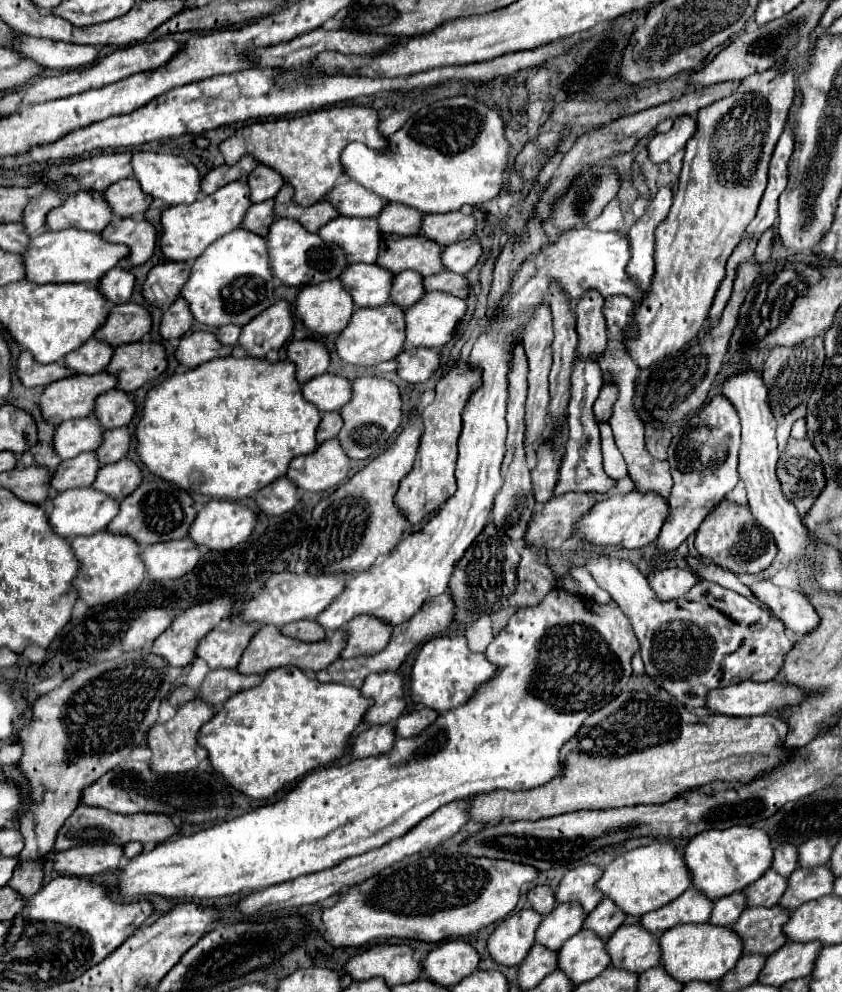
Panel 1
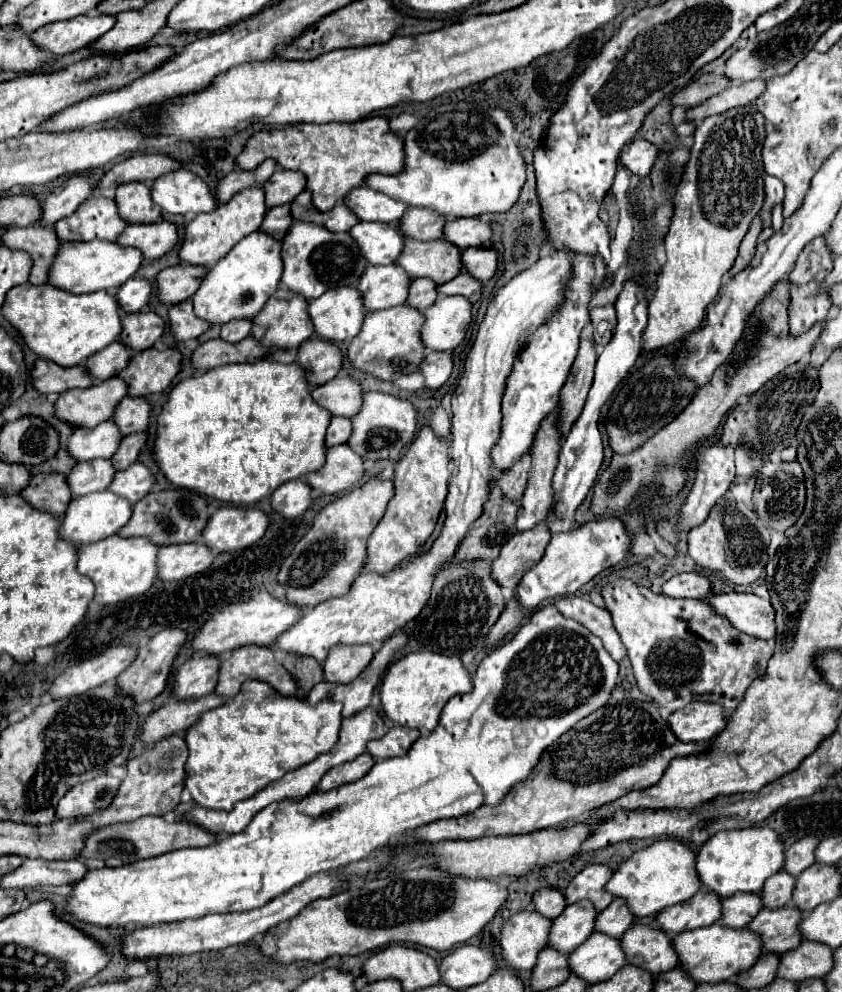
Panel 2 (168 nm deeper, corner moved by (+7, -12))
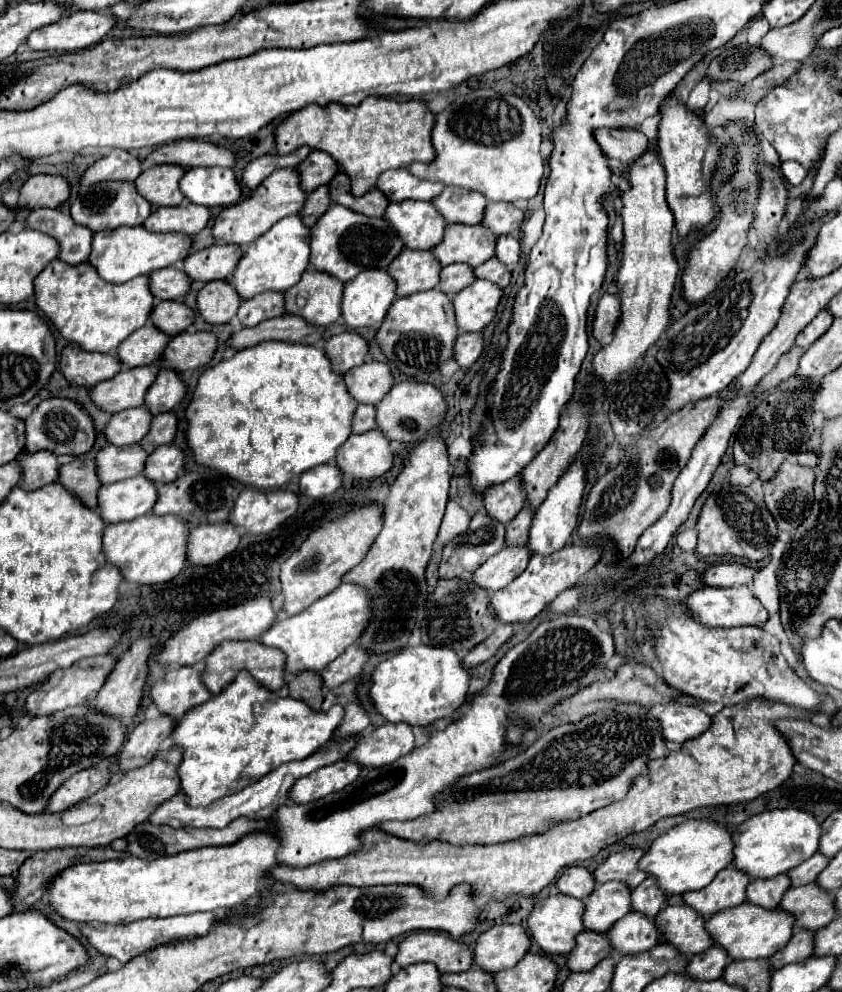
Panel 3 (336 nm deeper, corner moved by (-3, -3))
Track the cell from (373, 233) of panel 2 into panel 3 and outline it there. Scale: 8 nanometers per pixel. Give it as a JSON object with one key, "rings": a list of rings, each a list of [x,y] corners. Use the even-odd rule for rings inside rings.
{"rings":[[[404,201],[390,203],[384,221],[398,233],[404,241],[404,247],[414,251],[428,251],[436,243],[440,243],[440,235],[444,233],[444,219],[436,215],[432,203],[426,201]]]}

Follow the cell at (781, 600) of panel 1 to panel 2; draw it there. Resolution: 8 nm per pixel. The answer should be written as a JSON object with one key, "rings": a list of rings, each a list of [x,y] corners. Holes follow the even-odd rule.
{"rings":[[[728,592],[714,594],[708,604],[714,608],[714,612],[718,612],[718,616],[730,620],[730,624],[734,624],[734,628],[740,632],[762,640],[776,636],[774,610],[770,600],[746,592]]]}

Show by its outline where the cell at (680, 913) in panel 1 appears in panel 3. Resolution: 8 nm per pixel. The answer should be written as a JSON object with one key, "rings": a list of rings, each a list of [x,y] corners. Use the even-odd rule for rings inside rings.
{"rings":[[[726,867],[714,877],[714,881],[708,887],[700,891],[684,893],[682,899],[688,907],[692,907],[702,917],[710,917],[718,911],[732,909],[744,903],[744,897],[746,897],[744,891],[748,881],[750,879],[744,879],[740,871],[732,871],[732,867]]]}

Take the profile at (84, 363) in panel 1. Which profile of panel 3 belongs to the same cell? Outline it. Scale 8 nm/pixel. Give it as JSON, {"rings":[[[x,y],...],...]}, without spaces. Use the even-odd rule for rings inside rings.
{"rings":[[[148,321],[144,327],[140,327],[140,331],[134,331],[128,339],[124,339],[124,343],[120,343],[114,355],[124,367],[150,365],[160,359],[166,343],[168,335],[164,335]]]}

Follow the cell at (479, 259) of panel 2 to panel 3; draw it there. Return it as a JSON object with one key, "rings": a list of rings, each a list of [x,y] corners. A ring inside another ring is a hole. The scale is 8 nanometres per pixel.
{"rings":[[[500,235],[496,239],[496,259],[500,259],[500,263],[504,263],[506,267],[512,267],[518,263],[520,259],[520,243],[516,237],[512,235]]]}

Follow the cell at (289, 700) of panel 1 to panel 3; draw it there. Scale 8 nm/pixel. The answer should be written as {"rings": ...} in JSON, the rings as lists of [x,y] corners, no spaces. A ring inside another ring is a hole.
{"rings":[[[240,671],[234,683],[208,703],[188,711],[174,729],[174,745],[184,749],[184,761],[178,769],[182,793],[188,795],[192,807],[208,807],[226,795],[238,793],[282,763],[300,761],[318,751],[334,737],[342,717],[342,705],[330,711],[314,711],[292,697],[276,695],[248,671]]]}

